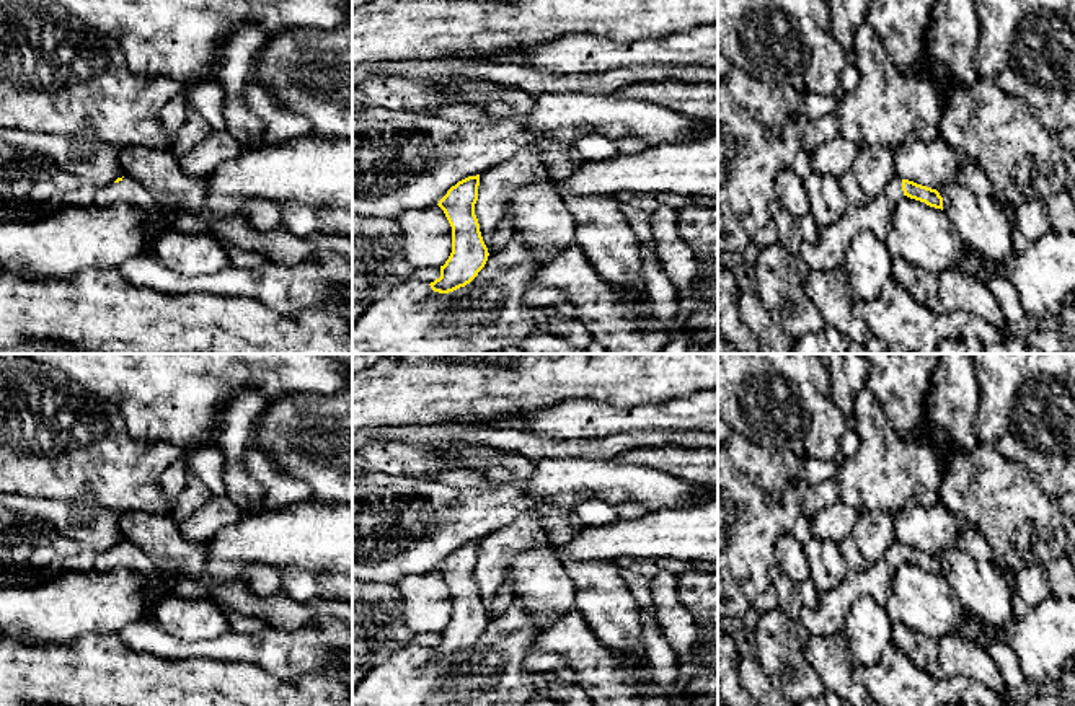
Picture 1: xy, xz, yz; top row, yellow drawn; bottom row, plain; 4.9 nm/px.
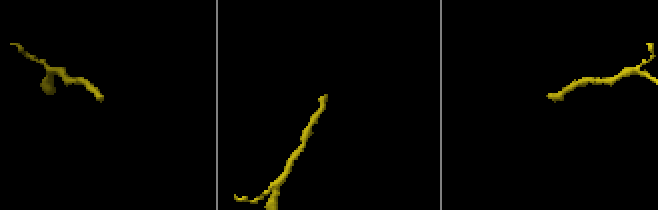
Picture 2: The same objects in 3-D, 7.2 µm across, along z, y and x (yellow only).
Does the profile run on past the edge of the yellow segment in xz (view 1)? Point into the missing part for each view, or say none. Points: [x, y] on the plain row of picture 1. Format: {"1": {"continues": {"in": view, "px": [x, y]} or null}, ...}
{"1": {"continues": null}}

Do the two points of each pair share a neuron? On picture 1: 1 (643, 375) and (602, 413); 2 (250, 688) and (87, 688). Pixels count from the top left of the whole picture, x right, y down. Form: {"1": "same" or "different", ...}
{"1": "different", "2": "same"}

